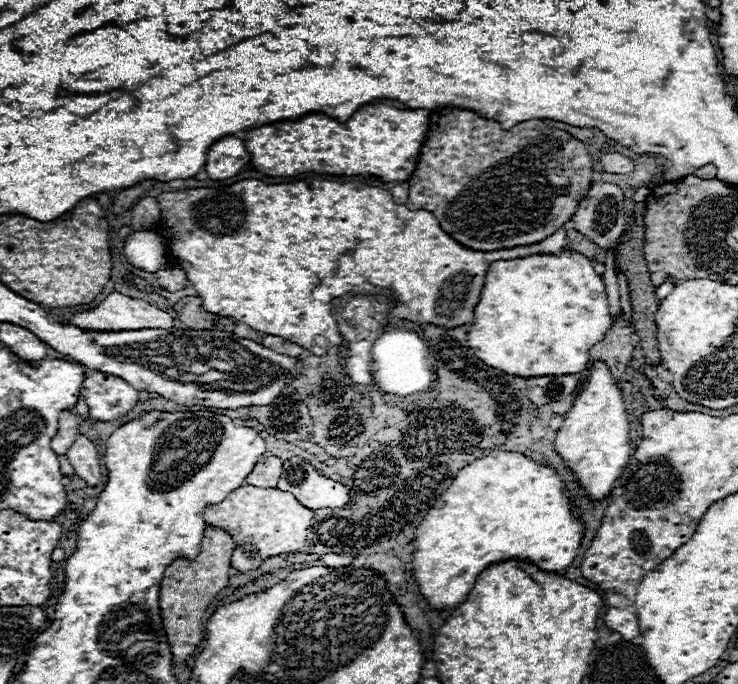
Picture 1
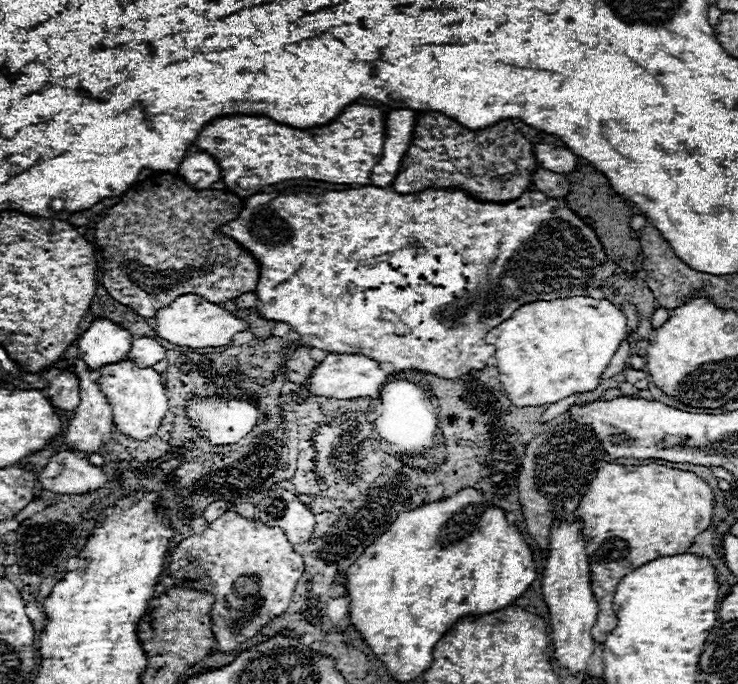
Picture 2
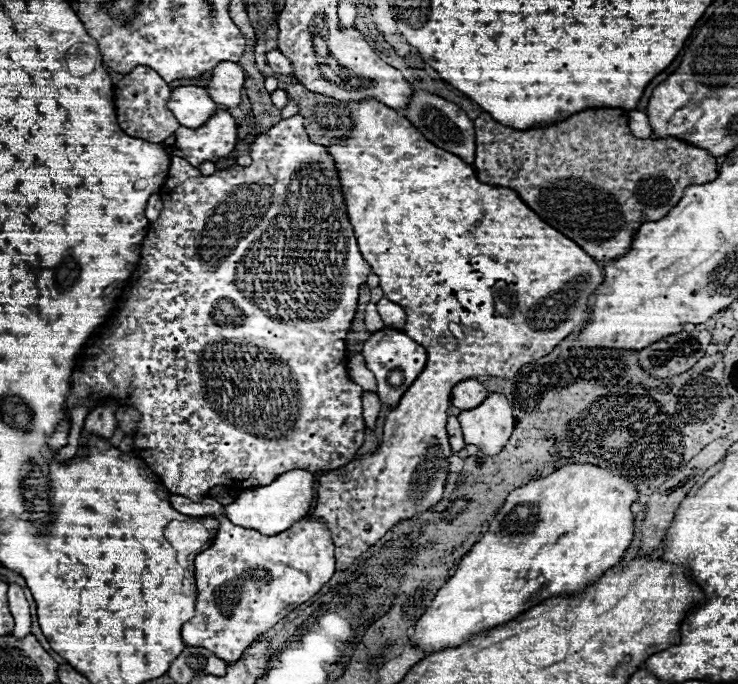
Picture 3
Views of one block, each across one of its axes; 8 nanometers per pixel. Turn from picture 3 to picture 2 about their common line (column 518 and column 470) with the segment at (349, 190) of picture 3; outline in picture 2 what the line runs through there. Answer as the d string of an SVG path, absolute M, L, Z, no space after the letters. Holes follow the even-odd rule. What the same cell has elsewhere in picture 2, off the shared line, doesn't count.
M360 186L340 192L310 188L308 192L276 196L272 200L268 200L266 194L254 194L244 202L244 208L236 216L236 220L220 226L220 232L224 236L234 238L240 246L244 246L260 266L260 276L254 294L260 300L258 310L262 318L288 324L294 332L298 332L300 340L312 348L338 354L364 354L368 358L374 358L376 362L392 364L398 370L418 368L422 372L436 374L440 378L460 378L460 374L468 374L468 370L482 370L488 358L494 356L494 346L488 346L484 342L484 336L500 322L508 320L512 312L518 310L520 306L536 300L554 300L568 298L574 294L588 294L592 288L600 288L608 280L608 276L618 270L618 266L608 260L594 230L586 226L580 220L580 216L576 216L562 202L548 198L538 190L528 192L524 198L518 198L516 202L508 202L508 206L472 202L472 198L468 198L468 194L464 194L462 190L422 190L420 194L398 194L392 190L392 186ZM384 308L396 312L396 316L404 324L412 324L412 332L406 336L390 334L388 332L390 322L380 320Z

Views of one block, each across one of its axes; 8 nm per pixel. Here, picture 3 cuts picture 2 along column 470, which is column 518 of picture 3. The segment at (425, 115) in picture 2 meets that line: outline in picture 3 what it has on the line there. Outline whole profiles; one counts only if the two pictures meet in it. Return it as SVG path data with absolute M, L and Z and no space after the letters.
M592 108L572 114L564 122L532 128L514 130L508 128L490 114L482 112L474 120L476 130L476 160L474 168L478 178L492 186L512 188L530 210L534 210L544 222L574 240L586 254L596 260L612 260L626 250L644 222L664 218L682 198L682 192L690 184L712 182L718 174L716 158L702 148L690 146L674 136L668 138L636 138L628 126L628 112L622 108Z

